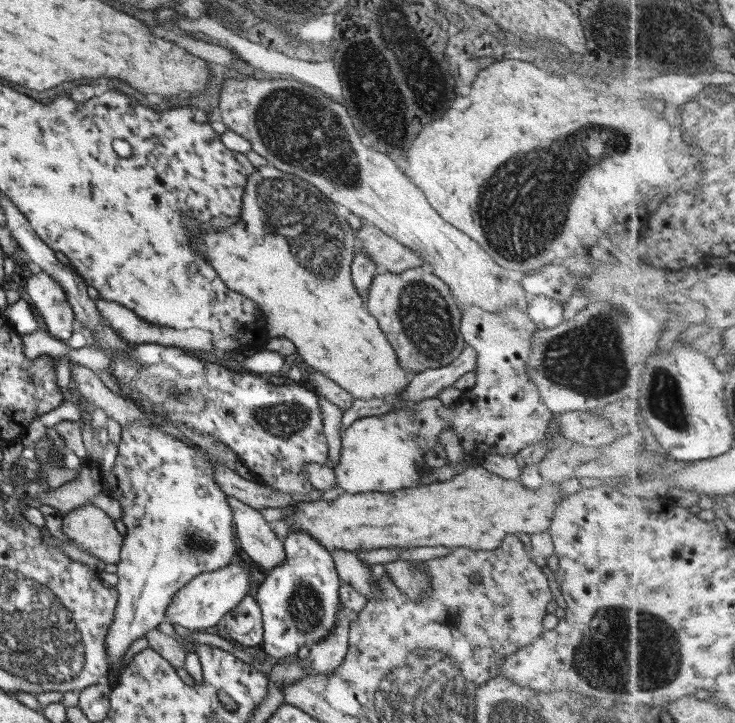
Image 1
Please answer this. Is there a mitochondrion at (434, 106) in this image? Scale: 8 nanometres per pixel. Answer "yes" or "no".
no

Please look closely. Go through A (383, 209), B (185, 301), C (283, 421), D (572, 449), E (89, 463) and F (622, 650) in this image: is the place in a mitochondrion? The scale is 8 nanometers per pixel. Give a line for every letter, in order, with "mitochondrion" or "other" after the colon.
A: other
B: other
C: mitochondrion
D: other
E: other
F: mitochondrion

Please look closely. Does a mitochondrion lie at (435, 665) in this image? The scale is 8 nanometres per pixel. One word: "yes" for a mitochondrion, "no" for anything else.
yes

